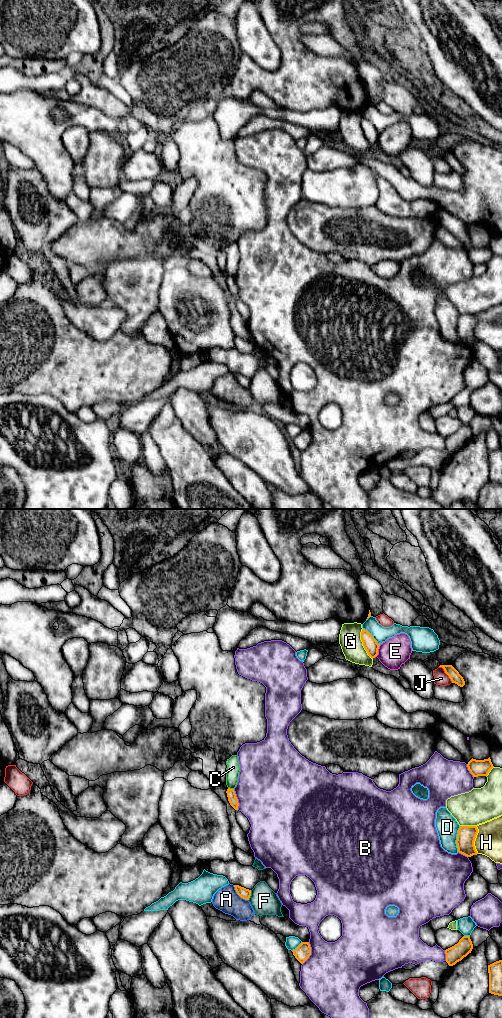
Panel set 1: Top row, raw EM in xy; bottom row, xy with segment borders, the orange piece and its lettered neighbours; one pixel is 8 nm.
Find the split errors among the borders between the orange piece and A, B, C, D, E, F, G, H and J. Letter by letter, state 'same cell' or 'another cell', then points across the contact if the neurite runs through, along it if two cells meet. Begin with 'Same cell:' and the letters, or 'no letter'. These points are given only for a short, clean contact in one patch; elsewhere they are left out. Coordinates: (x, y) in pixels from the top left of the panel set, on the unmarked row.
Same cell: no letter
A: another cell | along xy (233, 373), (236, 380), (247, 388)
B: another cell
C: another cell | along xy (228, 275), (233, 277)
D: another cell
E: another cell | along xy (380, 132), (375, 144)
F: another cell
G: another cell
H: another cell
J: another cell

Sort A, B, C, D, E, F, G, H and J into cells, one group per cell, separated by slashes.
A / B / C / D / E / F H / G / J

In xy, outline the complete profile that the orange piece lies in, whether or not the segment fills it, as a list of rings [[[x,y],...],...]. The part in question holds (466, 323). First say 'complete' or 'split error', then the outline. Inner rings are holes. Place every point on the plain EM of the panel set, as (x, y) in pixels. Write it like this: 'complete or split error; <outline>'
complete; [[[460,314],[456,328],[459,341],[467,345],[478,342],[474,334],[477,321],[478,317],[476,314]]]

